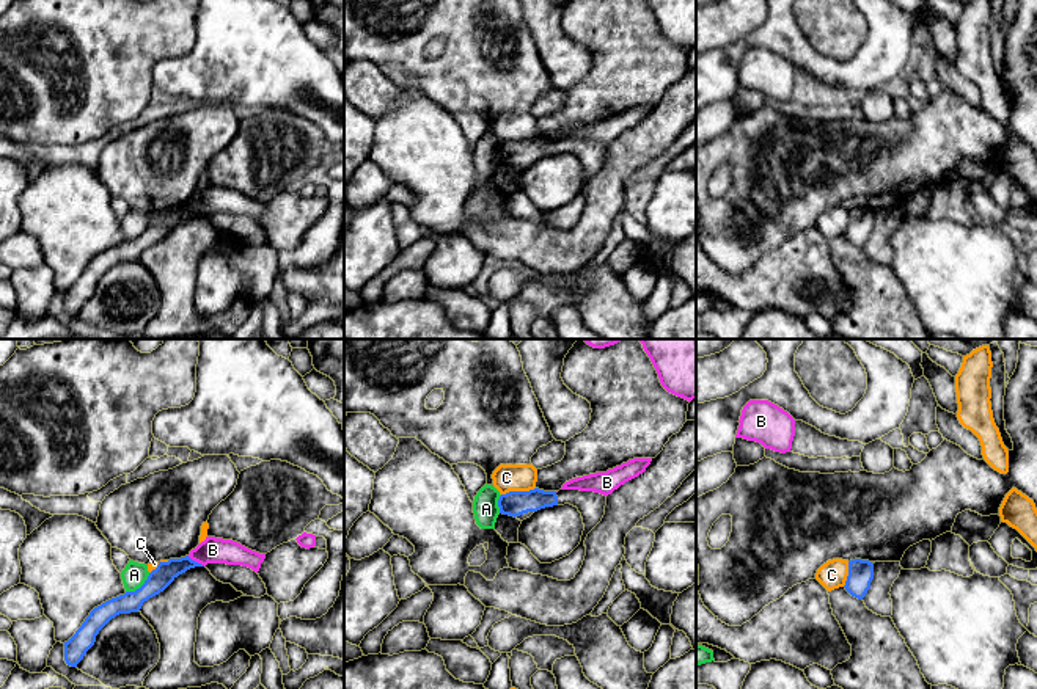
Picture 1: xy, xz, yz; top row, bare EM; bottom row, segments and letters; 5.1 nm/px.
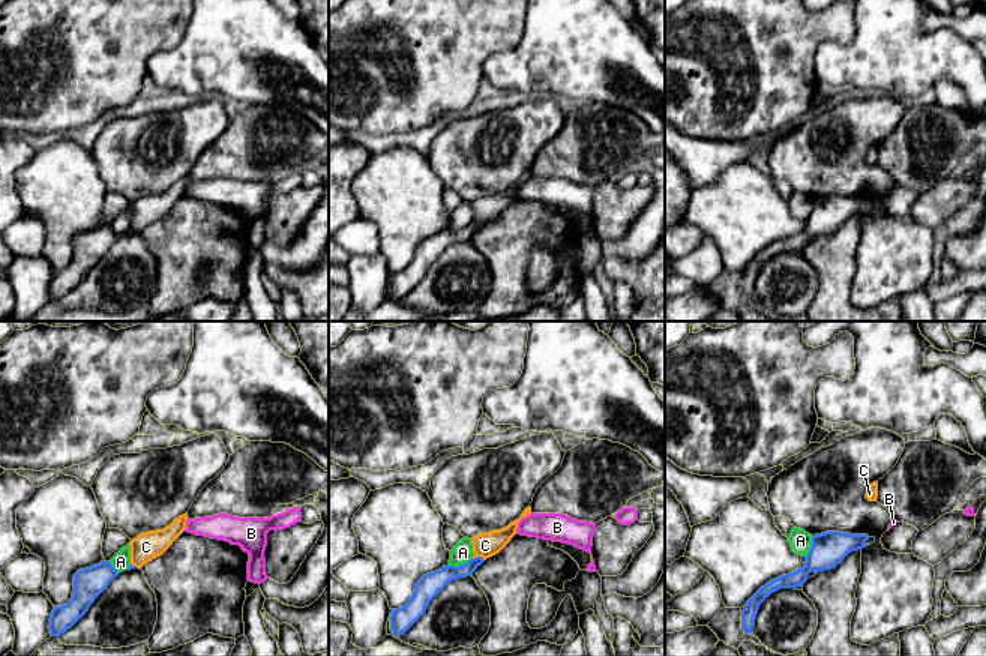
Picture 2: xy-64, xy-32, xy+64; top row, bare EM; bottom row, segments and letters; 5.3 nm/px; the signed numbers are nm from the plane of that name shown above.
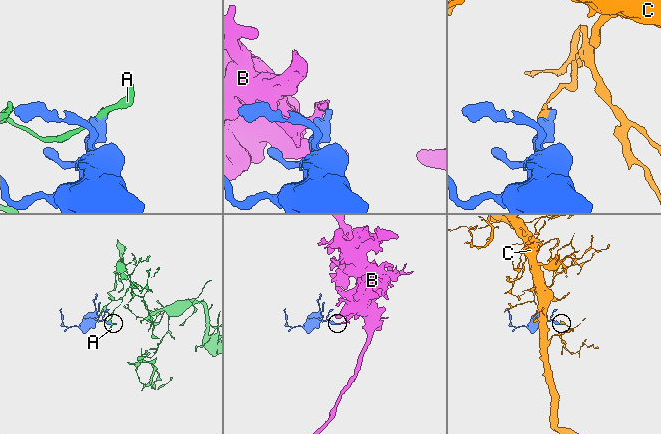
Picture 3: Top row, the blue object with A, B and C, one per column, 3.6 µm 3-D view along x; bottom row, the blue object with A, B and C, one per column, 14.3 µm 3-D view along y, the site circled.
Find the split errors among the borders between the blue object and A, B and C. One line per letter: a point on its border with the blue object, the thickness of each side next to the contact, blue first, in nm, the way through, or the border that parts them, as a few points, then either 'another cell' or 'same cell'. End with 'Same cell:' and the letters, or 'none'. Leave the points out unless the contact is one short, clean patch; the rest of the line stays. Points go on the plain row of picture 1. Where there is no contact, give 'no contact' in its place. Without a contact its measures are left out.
A: xy (140, 236) | 110/120 nm | along xy (150, 222), (139, 236), (126, 240) | another cell
B: xy (197, 211) | 110/130 nm | along xy (187, 204), (205, 214) | another cell
C: xz (517, 140) | 130/140 nm | along xz (534, 135), (511, 138), (502, 143) | another cell
Same cell: none

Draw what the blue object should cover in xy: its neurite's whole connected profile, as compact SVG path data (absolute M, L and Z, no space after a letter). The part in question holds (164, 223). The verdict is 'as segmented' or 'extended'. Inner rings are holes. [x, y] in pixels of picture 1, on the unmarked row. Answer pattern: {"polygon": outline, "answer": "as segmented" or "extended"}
{"polygon": "M189 204L159 210L145 232L135 240L126 240L94 256L85 267L75 283L64 290L64 309L71 315L83 308L86 300L94 293L99 279L116 264L138 261L145 250L163 240L179 223L190 217L204 215Z", "answer": "as segmented"}

